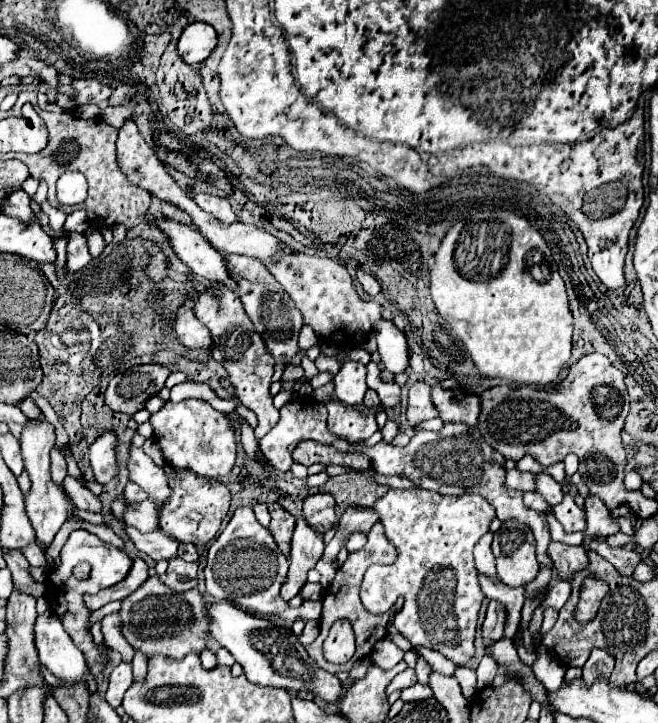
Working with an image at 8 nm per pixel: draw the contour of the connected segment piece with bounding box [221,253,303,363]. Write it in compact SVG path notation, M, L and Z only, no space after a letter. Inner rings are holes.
M221 253L221 255L229 267L229 275L233 275L233 281L237 283L239 299L243 301L247 315L255 323L255 329L265 339L269 353L273 355L273 359L277 363L281 363L281 359L285 363L289 363L289 359L299 351L297 335L303 325L303 317L297 311L293 299L289 299L289 295L285 295L285 289L277 283L277 279L273 279L273 275L267 271L265 263L261 263L259 259L245 257L245 255L225 255L225 253Z

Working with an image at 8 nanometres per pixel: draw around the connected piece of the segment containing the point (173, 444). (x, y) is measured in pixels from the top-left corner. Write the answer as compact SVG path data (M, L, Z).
M185 399L181 403L167 401L161 411L153 413L149 423L153 425L153 437L163 451L169 465L179 469L191 469L197 475L219 479L227 475L235 465L235 433L231 421L215 411L207 401Z

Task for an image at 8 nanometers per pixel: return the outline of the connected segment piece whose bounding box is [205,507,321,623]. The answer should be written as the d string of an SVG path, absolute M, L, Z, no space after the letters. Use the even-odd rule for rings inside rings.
M239 507L227 523L225 531L209 547L205 565L205 585L207 593L211 593L215 599L225 599L251 615L277 615L291 623L297 619L319 619L321 601L305 601L300 607L293 608L281 599L279 587L281 579L287 575L287 569L287 557L279 551L277 543L273 541L273 535L265 527L261 527L253 509Z

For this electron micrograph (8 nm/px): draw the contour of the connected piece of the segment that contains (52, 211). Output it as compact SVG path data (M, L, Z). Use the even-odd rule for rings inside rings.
M48 200L43 201L41 210L49 215L49 219L51 219L51 227L53 227L55 231L57 231L59 227L63 227L63 223L65 223L65 219L67 219L67 213L65 213L65 211L53 207Z

